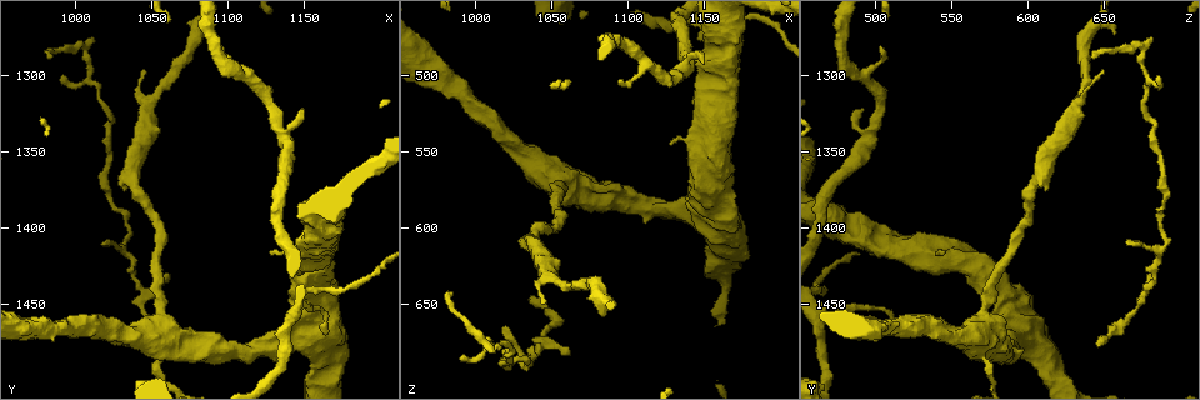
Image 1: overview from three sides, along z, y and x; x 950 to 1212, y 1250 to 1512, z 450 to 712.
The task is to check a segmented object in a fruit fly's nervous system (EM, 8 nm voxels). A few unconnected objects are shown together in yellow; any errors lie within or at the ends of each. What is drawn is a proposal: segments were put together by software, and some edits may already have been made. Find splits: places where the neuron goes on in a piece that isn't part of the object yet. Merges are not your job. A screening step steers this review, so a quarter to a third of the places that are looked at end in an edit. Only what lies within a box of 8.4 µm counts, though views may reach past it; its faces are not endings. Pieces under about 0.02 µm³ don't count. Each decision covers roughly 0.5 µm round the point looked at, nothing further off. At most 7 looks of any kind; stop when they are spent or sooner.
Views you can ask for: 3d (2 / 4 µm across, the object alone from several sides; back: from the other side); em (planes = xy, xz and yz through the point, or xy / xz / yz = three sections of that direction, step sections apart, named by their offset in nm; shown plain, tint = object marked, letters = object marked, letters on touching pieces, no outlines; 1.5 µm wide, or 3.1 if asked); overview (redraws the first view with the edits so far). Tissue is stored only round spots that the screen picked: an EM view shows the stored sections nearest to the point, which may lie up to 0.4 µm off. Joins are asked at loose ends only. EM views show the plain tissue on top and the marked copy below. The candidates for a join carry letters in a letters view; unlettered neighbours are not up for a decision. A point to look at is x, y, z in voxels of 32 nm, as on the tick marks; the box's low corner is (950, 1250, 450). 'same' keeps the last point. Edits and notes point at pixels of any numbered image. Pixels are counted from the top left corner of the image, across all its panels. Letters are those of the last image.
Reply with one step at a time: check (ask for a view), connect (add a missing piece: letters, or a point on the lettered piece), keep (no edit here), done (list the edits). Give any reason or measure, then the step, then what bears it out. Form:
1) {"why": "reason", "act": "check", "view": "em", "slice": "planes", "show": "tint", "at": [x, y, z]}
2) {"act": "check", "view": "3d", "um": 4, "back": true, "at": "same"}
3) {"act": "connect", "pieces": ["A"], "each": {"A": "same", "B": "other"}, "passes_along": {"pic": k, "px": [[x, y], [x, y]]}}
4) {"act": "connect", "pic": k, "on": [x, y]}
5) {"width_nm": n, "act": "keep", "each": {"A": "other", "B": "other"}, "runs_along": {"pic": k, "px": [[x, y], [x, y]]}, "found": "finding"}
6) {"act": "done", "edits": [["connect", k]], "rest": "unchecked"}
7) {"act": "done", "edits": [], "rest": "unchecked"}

{"why": "branch stops here", "act": "check", "view": "em", "slice": "planes", "show": "letters", "at": [984, 1286, 642]}

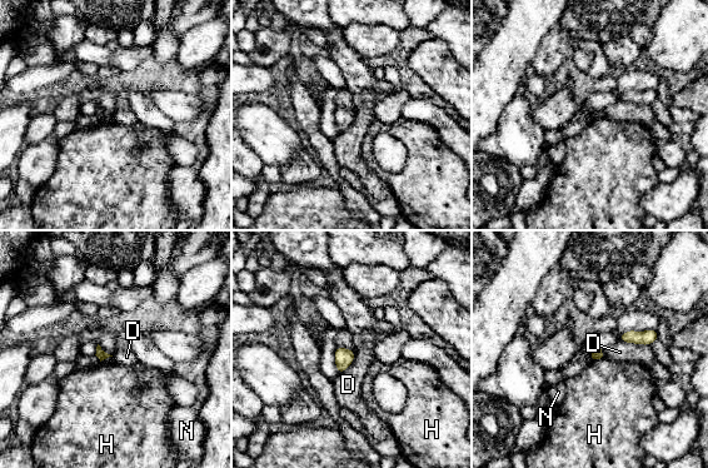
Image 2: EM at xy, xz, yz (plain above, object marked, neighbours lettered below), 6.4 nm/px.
{"act": "keep", "each": {"D": "other", "H": "other", "N": "other"}, "border": {"pic": 2, "px": [[619, 340], [649, 345]]}, "found": "no lettered piece goes on from it"}

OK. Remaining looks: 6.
{"why": "tapers out", "act": "check", "view": "em", "slice": "planes", "show": "letters", "at": [1096, 1282, 504]}

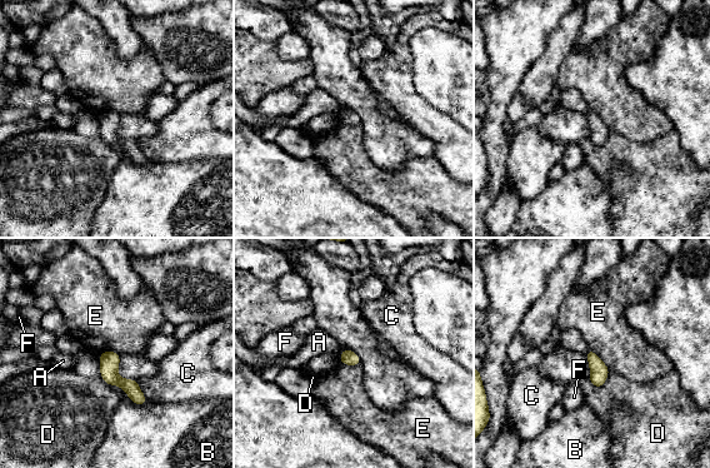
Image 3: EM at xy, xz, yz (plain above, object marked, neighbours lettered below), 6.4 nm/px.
{"width_nm": 100, "act": "keep", "each": {"A": "other", "B": "other", "C": "other", "D": "other", "E": "other", "F": "other"}, "border": {"pic": 3, "px": [[588, 348], [598, 356], [609, 371]]}, "found": "no lettered piece goes on from it"}

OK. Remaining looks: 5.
{"why": "an open end", "act": "check", "view": "3d", "um": 2, "at": [1060, 1430, 678]}

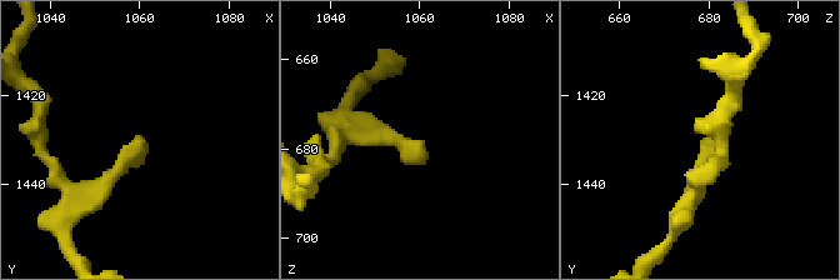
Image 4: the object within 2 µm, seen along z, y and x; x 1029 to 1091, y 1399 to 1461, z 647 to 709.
{"why": "shape alone is not enough", "act": "check", "view": "em", "slice": "planes", "show": "tint", "at": [1060, 1429, 678]}

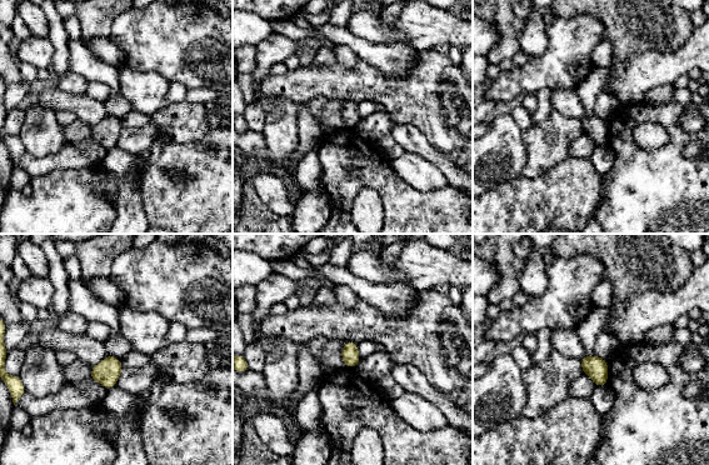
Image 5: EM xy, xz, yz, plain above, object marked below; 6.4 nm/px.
{"act": "check", "view": "em", "slice": "planes", "show": "letters", "at": "same"}

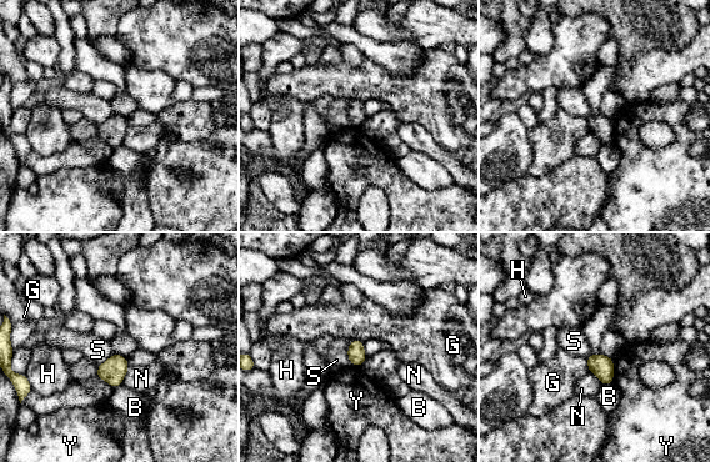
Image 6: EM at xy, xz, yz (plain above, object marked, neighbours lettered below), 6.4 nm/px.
{"act": "keep", "each": {"B": "other", "G": "other", "H": "other", "N": "other", "S": "other", "Y": "other"}, "found": "no lettered piece goes on from it"}

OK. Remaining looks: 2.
{"act": "done", "edits": [], "rest": "unchecked"}

